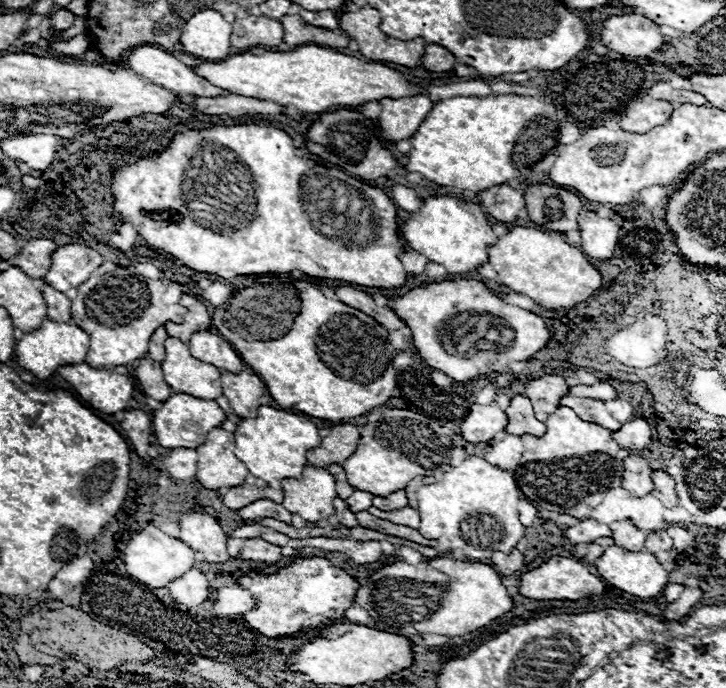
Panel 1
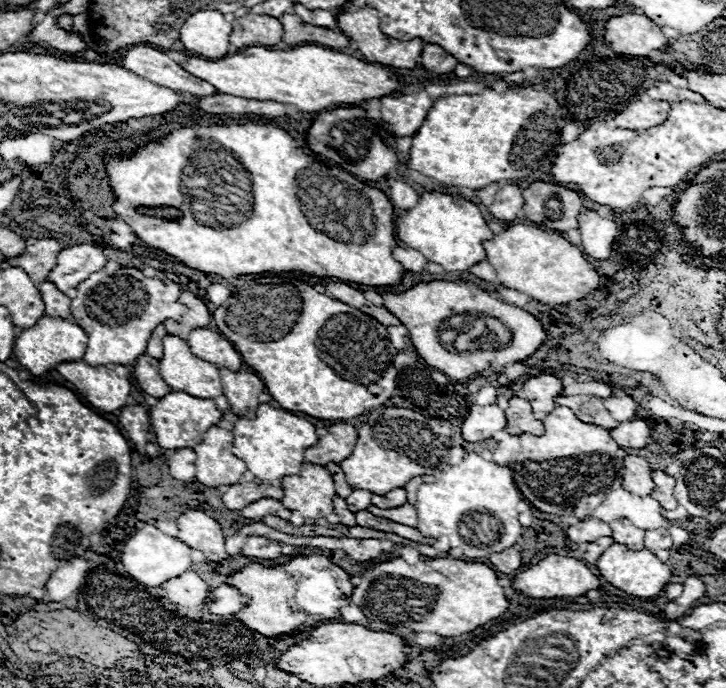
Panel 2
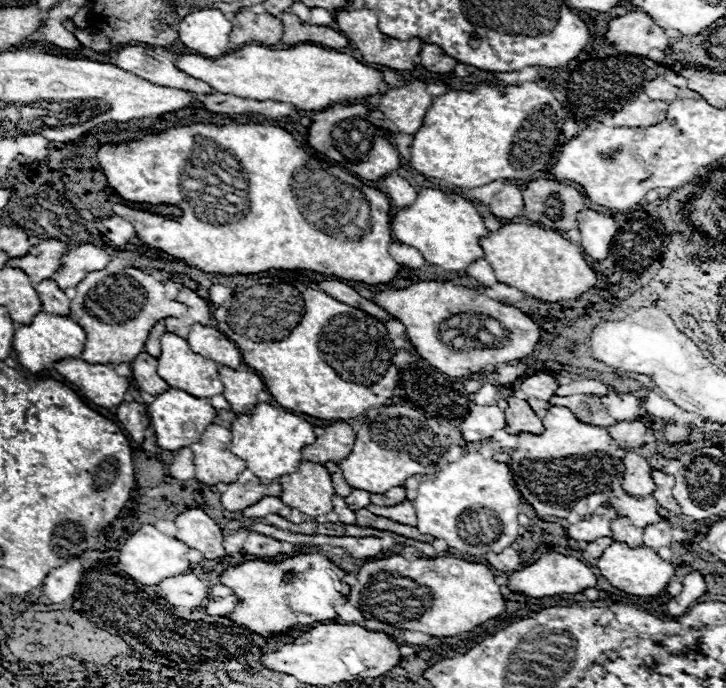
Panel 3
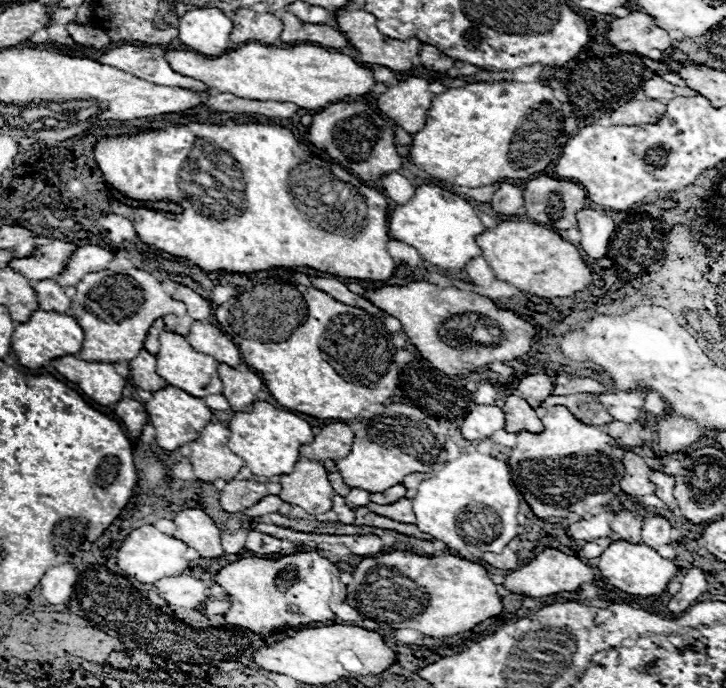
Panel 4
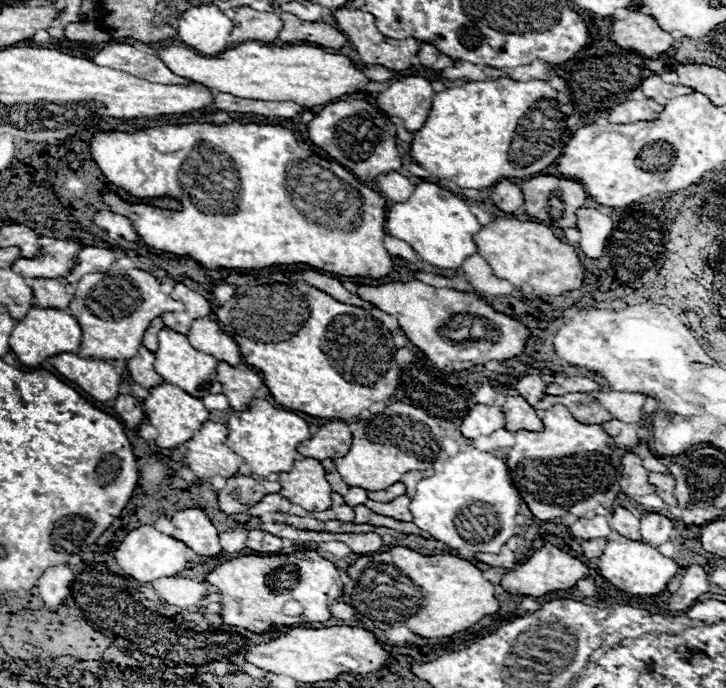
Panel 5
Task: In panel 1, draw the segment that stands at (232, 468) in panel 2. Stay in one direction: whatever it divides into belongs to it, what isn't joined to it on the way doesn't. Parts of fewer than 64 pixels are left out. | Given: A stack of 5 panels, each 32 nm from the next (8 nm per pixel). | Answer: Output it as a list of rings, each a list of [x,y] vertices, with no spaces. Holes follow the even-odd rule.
[[[212,428],[208,432],[206,442],[196,448],[196,478],[204,488],[232,488],[244,482],[248,468],[234,456],[234,434],[222,428]]]

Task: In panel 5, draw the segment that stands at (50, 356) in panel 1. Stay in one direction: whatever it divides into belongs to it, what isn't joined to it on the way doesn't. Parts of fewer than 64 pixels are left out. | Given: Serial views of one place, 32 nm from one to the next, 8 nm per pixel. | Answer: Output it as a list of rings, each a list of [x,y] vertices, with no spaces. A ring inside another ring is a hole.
[[[30,308],[28,314],[16,322],[12,336],[10,336],[10,348],[18,356],[18,360],[26,366],[36,368],[42,360],[58,354],[58,352],[76,352],[80,346],[80,324],[76,318],[64,310],[58,308]]]

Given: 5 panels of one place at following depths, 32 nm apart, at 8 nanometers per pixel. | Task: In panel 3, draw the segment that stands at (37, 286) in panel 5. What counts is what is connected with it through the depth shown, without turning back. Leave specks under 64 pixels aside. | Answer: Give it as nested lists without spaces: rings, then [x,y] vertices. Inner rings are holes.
[[[42,280],[40,284],[34,284],[40,302],[42,302],[42,310],[48,314],[60,314],[60,316],[68,316],[70,312],[70,298],[64,294],[62,288],[56,286],[54,280]]]

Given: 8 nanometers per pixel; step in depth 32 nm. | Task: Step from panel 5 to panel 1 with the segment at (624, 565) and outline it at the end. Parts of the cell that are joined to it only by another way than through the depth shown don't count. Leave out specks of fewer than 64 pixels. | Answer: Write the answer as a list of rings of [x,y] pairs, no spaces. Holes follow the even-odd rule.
[[[614,544],[608,550],[604,550],[604,554],[594,562],[594,566],[608,584],[612,584],[612,586],[616,586],[616,588],[620,588],[628,594],[640,596],[640,598],[658,596],[664,590],[664,586],[668,584],[668,570],[648,550],[630,552],[630,550],[620,548],[620,546]]]

